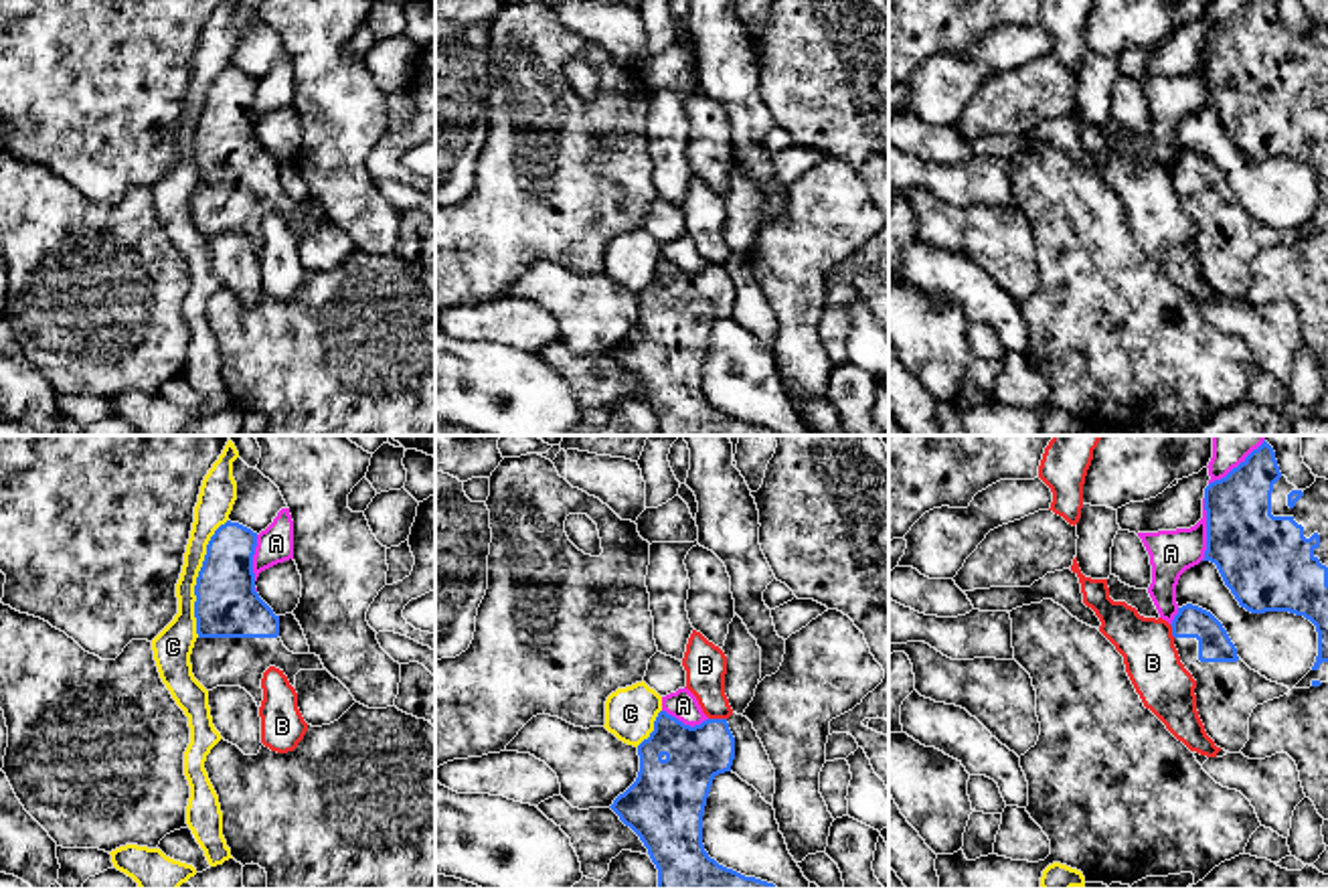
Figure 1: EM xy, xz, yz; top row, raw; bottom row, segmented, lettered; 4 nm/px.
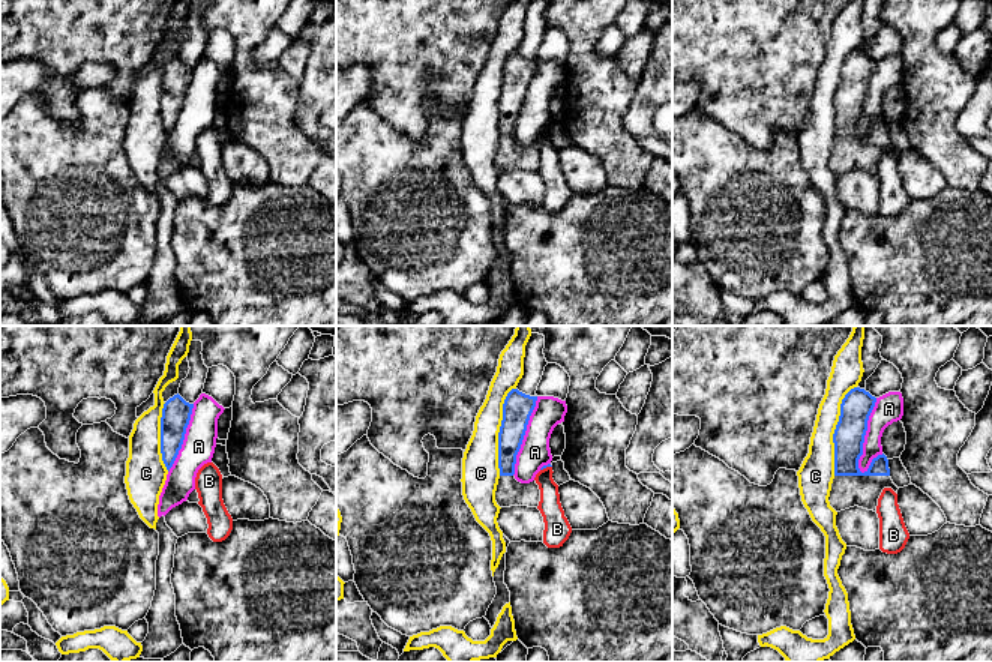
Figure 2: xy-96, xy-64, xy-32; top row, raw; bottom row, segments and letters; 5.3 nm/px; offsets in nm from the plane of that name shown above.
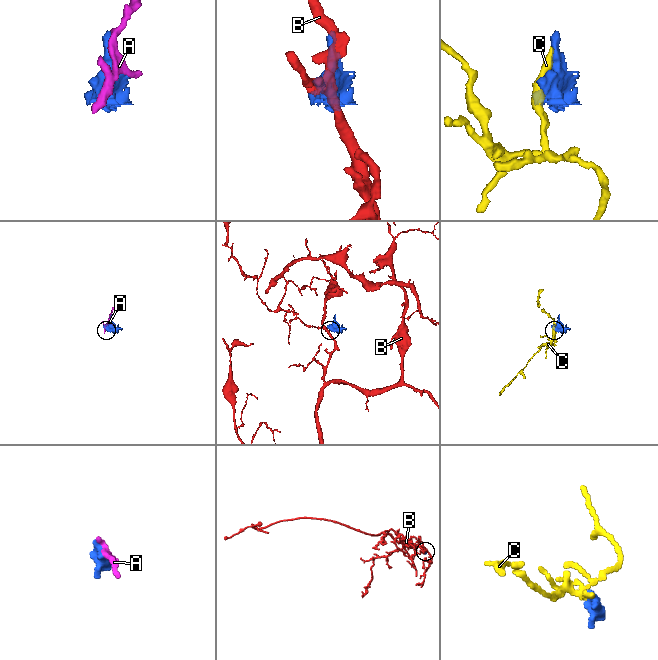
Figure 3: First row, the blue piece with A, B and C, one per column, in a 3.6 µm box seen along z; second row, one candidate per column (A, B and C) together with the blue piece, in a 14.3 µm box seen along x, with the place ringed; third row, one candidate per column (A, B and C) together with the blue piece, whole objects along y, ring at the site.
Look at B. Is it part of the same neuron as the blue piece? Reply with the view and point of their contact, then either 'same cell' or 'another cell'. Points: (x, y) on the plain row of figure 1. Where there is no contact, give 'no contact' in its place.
contact xz (717, 266); another cell

